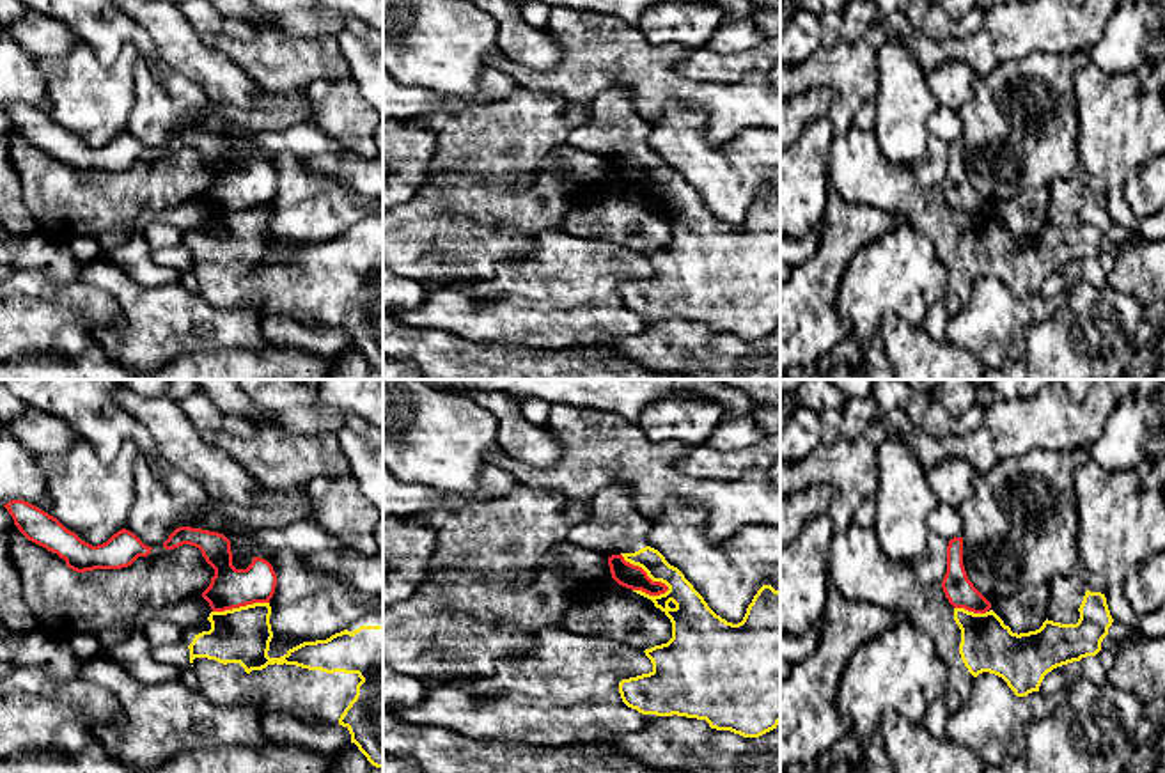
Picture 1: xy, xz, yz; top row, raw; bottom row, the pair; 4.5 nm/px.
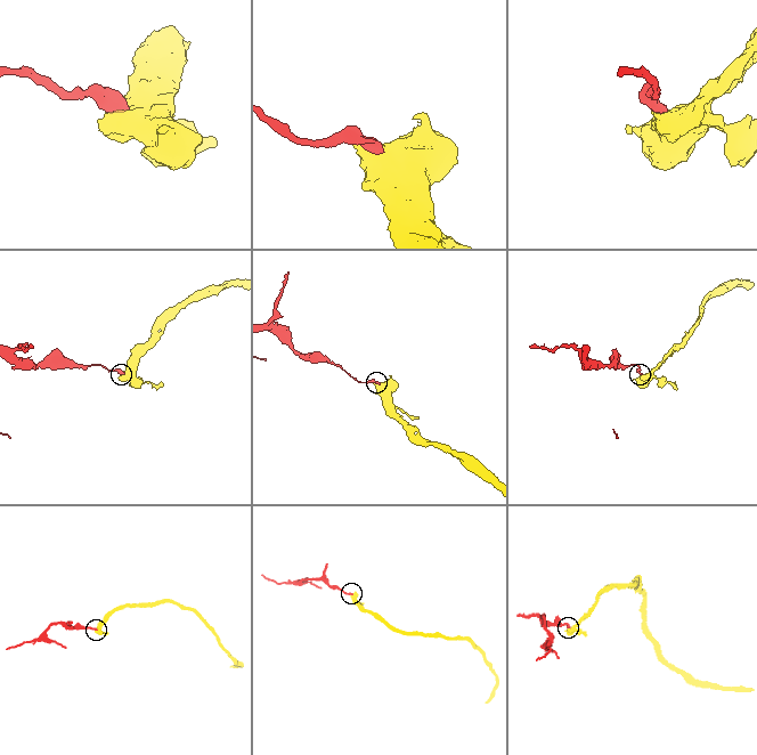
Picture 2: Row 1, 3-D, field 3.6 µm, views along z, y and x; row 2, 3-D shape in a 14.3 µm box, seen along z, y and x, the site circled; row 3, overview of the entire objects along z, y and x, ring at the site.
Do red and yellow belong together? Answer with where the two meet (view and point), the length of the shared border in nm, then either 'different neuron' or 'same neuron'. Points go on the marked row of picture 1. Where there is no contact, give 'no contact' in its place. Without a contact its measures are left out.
xz (644, 571) | 280 nm | different neuron

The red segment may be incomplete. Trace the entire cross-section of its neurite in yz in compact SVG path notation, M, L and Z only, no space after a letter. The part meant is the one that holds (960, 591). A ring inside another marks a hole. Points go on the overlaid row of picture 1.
M954 537L947 546L947 573L942 582L945 597L954 608L986 613L991 603L973 587L963 566L963 537Z

